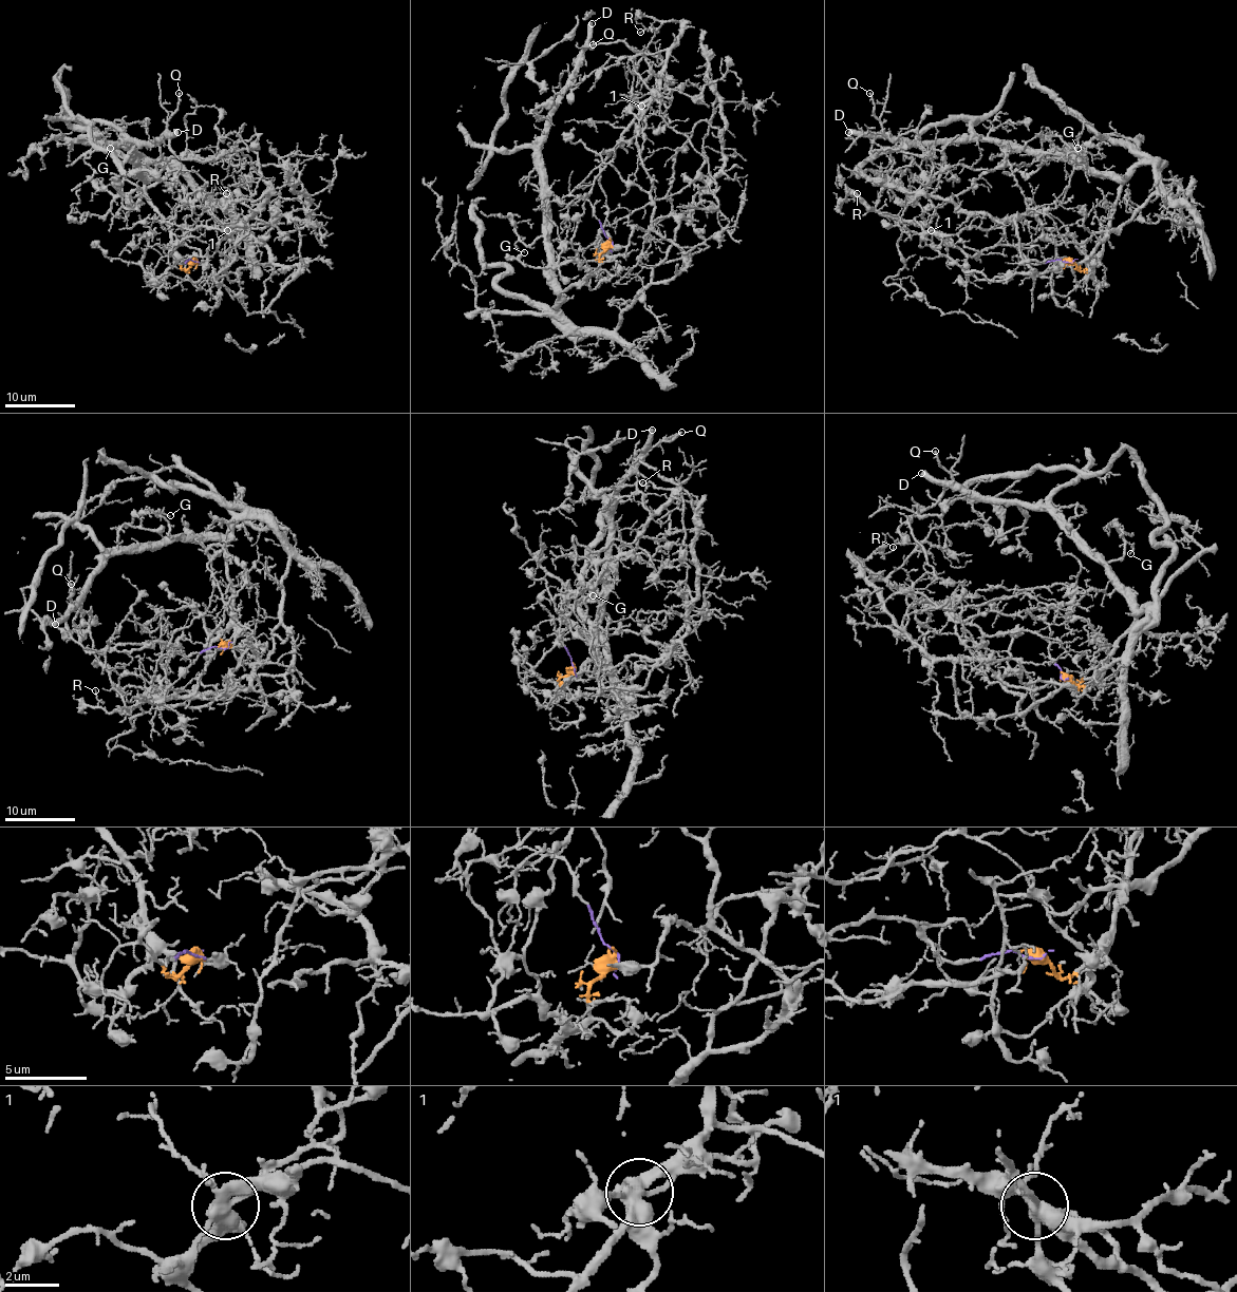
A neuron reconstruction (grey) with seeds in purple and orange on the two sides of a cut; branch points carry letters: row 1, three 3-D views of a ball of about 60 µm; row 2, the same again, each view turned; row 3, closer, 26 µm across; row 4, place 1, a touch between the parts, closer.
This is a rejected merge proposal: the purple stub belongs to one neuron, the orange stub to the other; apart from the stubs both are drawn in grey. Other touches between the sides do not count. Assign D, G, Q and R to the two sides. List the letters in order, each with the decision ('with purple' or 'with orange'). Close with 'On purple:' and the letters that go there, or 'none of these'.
D: with orange
G: with orange
Q: with orange
R: with purple
On purple: R

